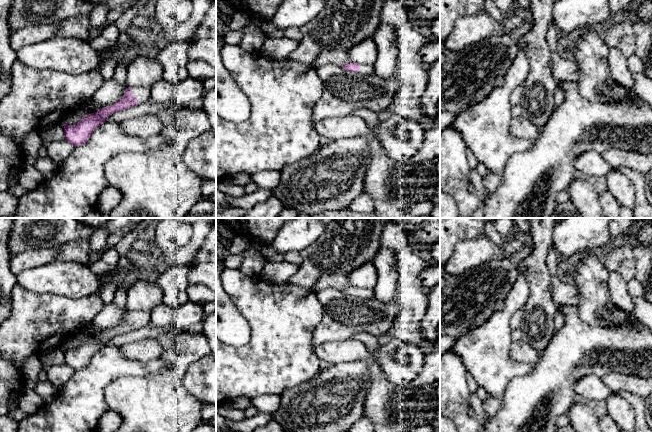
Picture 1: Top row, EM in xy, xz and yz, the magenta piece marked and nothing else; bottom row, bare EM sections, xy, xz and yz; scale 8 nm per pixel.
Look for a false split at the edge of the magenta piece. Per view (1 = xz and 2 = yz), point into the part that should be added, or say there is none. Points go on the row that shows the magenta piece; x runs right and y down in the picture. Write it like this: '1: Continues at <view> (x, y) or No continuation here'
1: Continues at xz (364, 70)
2: No continuation here

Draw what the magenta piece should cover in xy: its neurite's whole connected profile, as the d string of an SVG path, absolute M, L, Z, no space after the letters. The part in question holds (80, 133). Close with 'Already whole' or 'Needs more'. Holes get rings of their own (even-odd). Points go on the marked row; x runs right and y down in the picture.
M128 86L124 96L115 104L100 108L97 112L83 117L75 125L67 125L64 122L64 137L74 147L87 143L95 129L106 123L107 118L117 112L150 101L151 87Z. Needs more

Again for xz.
M349 62L341 67L347 71L359 73L361 75L372 75L375 73L373 66L360 65L354 62Z. Needs more

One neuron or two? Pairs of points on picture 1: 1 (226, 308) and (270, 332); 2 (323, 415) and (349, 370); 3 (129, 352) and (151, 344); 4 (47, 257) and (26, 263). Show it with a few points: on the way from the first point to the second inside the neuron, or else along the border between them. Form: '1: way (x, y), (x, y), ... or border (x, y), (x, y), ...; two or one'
1: border (231, 298), (248, 323), (250, 330), (249, 341); two
2: way (330, 404), (349, 381); one
3: way (134, 351), (146, 349); one
4: way (42, 257), (31, 258); one

